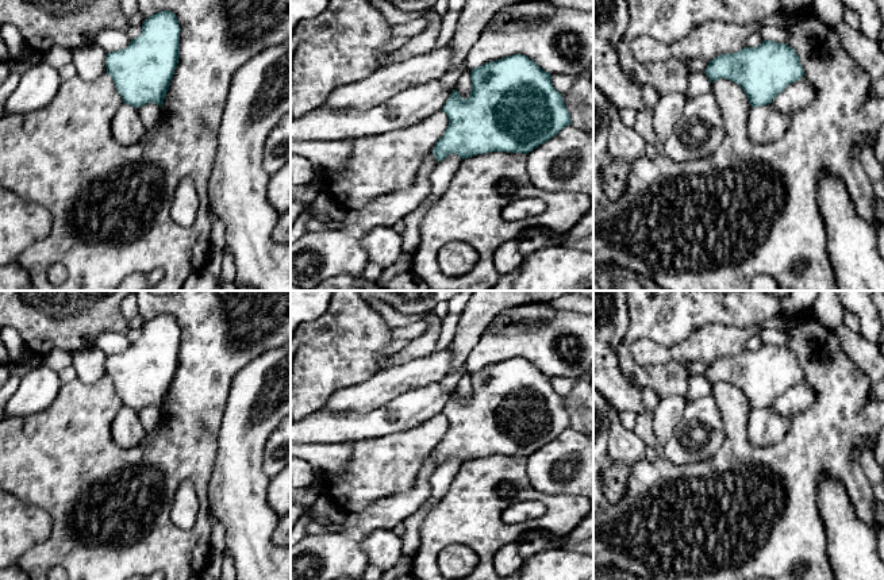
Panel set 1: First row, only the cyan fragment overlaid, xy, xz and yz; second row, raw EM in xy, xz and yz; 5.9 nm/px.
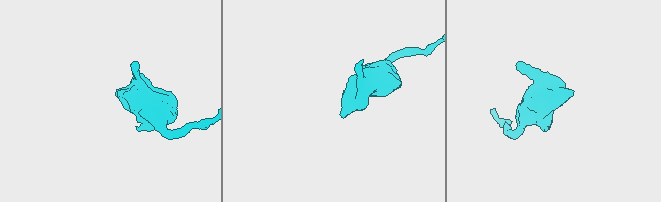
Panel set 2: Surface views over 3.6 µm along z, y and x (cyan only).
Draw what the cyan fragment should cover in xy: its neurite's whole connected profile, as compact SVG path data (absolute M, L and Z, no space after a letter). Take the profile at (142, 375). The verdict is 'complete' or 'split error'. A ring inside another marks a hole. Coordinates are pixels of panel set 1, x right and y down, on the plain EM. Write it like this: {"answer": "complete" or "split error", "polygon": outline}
{"answer": "split error", "polygon": "M161 314L145 322L141 338L131 342L127 350L107 357L107 376L123 402L111 426L111 438L119 446L132 448L146 438L147 431L138 416L139 410L147 406L162 410L180 361L180 335L176 318Z"}

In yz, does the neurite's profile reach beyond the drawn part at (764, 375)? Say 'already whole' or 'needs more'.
needs more

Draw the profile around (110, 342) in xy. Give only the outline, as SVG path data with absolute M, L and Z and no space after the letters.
M103 333L96 339L96 346L107 356L122 353L130 347L131 342L126 334L120 333Z

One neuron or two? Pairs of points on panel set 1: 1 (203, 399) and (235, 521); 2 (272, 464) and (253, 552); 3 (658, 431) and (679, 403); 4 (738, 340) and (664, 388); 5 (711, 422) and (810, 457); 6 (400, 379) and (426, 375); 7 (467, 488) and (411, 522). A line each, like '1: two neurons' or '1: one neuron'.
1: two neurons
2: two neurons
3: one neuron
4: two neurons
5: two neurons
6: one neuron
7: two neurons

